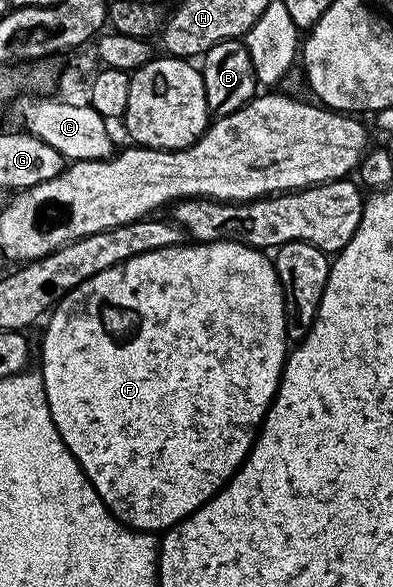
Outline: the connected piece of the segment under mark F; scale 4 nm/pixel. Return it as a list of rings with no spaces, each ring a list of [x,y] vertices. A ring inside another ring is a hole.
[[[229,239],[216,243],[187,241],[178,247],[153,249],[149,253],[129,257],[123,263],[89,277],[59,300],[46,320],[41,374],[49,413],[65,445],[87,474],[93,489],[97,489],[107,510],[128,527],[152,533],[166,532],[167,528],[186,519],[199,506],[212,499],[251,452],[251,445],[279,389],[283,365],[289,354],[283,290],[274,262],[263,255],[266,254],[260,248],[232,243]]]

